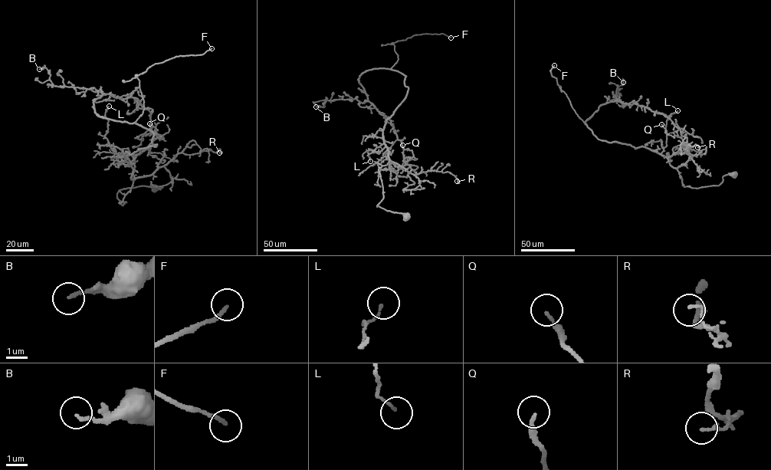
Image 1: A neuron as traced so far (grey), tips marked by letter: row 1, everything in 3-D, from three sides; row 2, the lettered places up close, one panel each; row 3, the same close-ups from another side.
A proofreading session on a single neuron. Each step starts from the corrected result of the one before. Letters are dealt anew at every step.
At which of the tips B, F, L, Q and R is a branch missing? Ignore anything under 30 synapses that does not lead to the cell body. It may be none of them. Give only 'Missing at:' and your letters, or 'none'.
Missing at: F

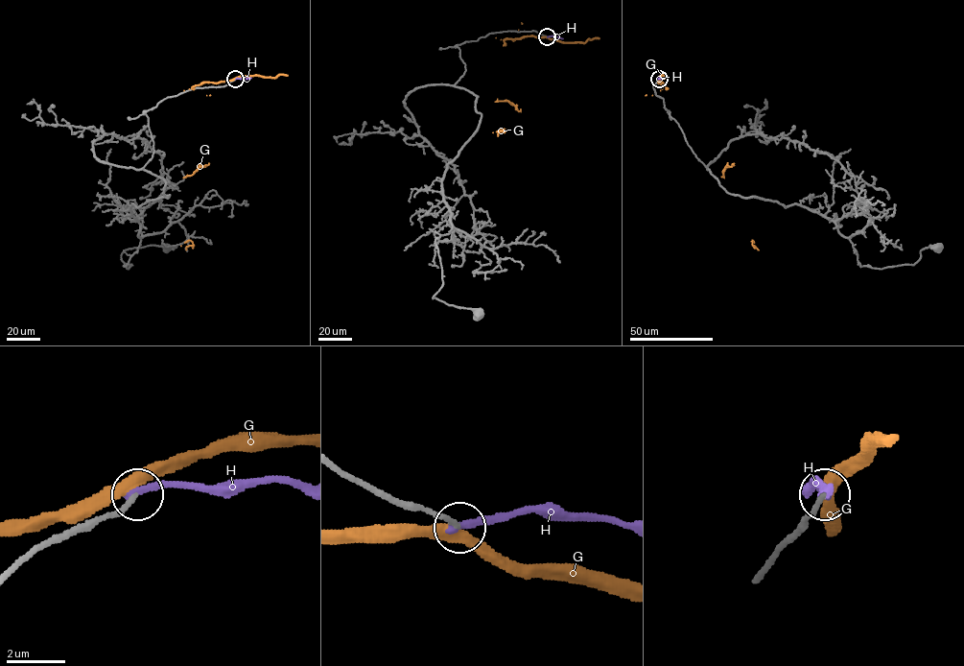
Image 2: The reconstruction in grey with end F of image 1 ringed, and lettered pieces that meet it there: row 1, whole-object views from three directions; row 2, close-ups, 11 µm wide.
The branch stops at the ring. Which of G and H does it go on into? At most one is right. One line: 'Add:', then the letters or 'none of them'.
Add: none of them

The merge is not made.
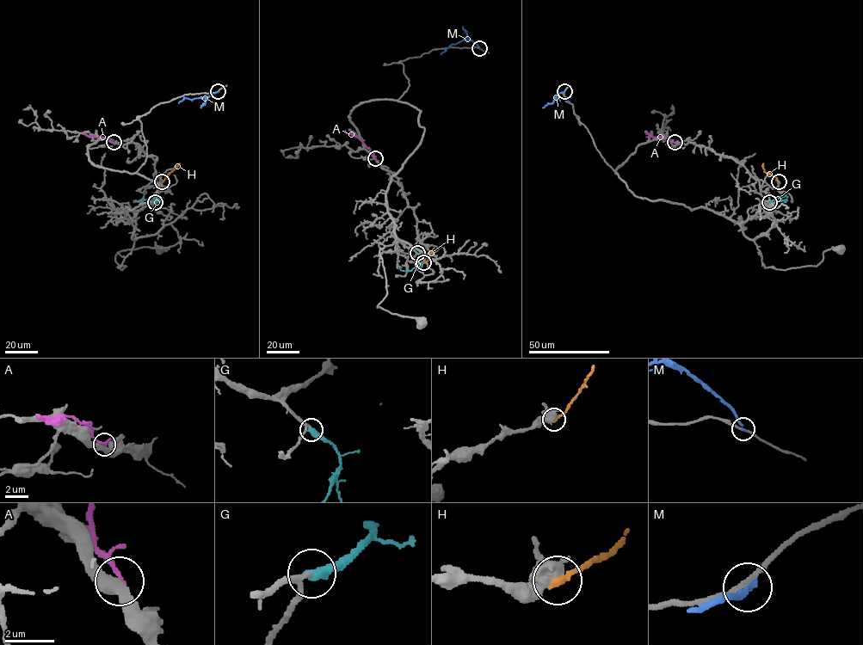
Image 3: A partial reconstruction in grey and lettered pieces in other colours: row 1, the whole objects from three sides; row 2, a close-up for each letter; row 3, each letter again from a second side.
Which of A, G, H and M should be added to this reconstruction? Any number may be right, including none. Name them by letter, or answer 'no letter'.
G

